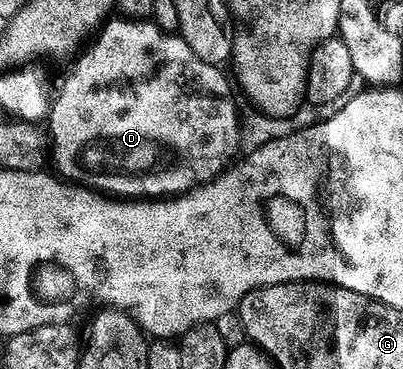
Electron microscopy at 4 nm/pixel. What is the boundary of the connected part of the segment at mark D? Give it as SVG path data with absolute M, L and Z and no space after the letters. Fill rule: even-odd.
M129 19L107 20L99 28L96 40L77 58L78 66L67 79L58 98L53 98L48 114L48 132L52 146L52 165L65 180L99 190L107 195L117 195L122 199L165 199L171 195L189 193L197 185L213 181L219 173L231 164L230 156L238 145L238 109L234 106L232 81L222 74L223 70L212 63L204 63L188 43L178 33L165 33L153 20L131 21Z

